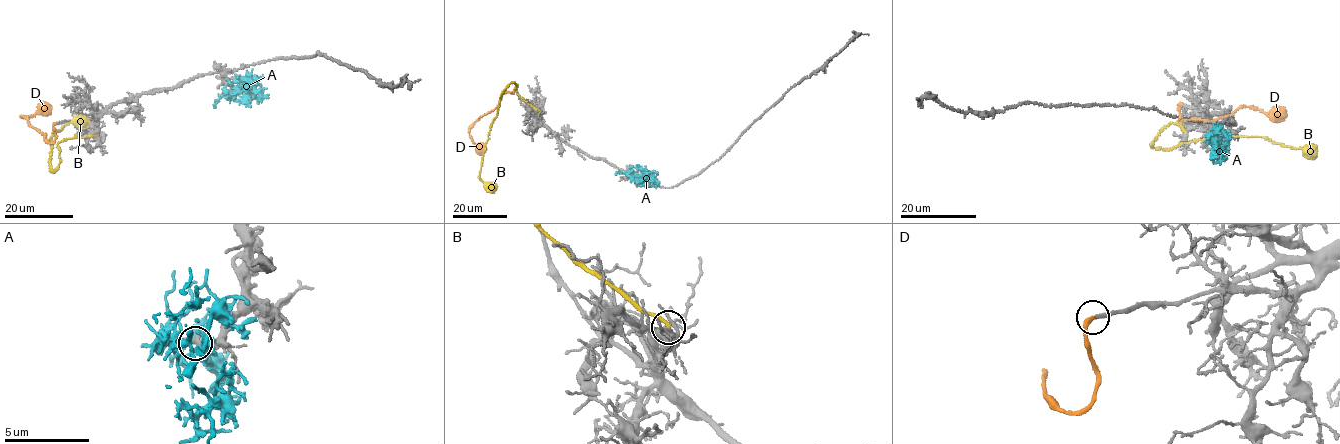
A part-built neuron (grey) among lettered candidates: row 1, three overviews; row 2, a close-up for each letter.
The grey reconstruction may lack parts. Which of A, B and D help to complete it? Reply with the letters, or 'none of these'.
D

